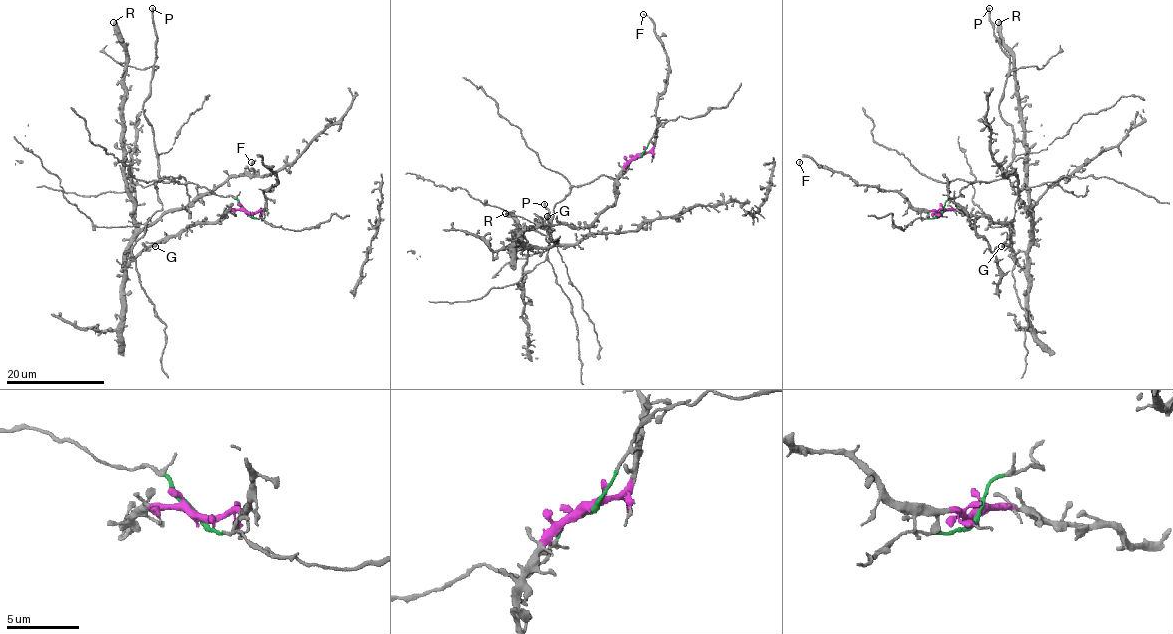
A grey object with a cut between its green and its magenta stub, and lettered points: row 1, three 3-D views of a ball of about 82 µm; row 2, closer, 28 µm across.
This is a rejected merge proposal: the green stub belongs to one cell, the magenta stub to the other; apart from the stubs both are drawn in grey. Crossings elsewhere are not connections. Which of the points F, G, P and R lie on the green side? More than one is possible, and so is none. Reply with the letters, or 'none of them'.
P

